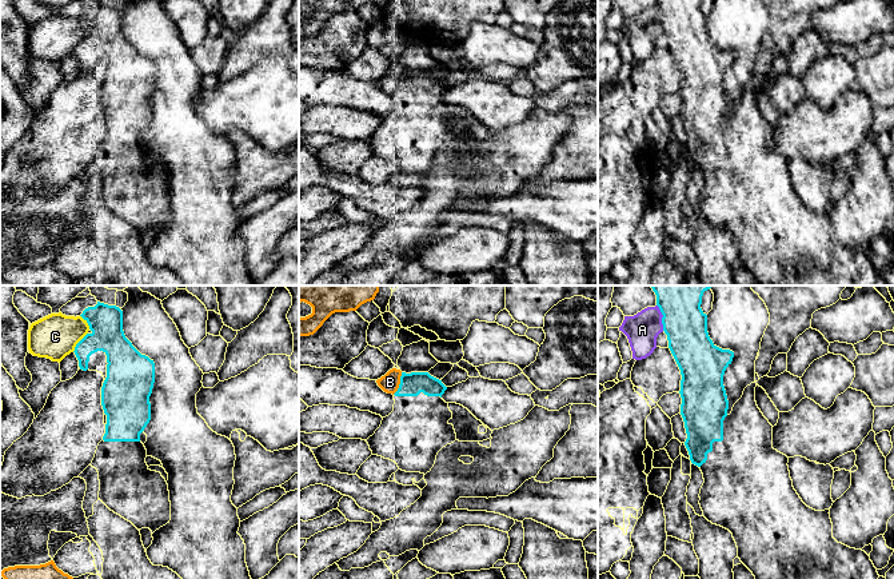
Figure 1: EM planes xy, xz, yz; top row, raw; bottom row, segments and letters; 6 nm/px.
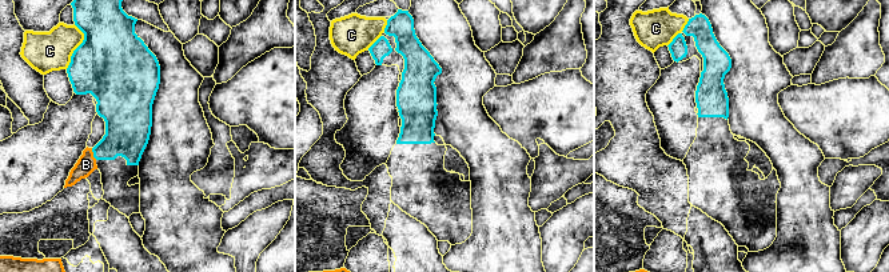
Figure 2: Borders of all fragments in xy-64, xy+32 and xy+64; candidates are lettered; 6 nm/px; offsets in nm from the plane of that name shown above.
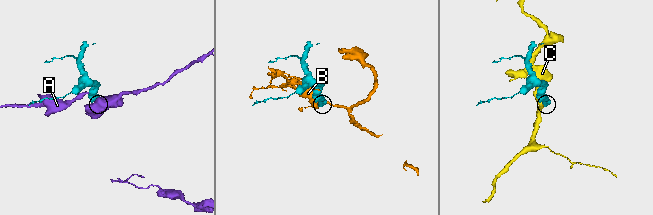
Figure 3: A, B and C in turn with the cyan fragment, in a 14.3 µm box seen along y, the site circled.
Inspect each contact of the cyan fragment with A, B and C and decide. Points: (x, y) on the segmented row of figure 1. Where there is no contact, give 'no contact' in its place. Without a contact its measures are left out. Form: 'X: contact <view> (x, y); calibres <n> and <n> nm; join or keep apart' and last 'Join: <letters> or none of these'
A: contact yz (662, 318); calibres 300 and 200 nm; keep apart
B: contact xz (400, 383); calibres 140 and 110 nm; keep apart
C: contact xy (79, 342); calibres 200 and 260 nm; keep apart
Join: none of these

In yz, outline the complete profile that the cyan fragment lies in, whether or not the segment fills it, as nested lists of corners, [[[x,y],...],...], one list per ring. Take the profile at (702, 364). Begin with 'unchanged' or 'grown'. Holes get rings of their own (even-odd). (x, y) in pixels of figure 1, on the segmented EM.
grown; [[[650,285],[656,295],[656,306],[663,318],[663,331],[668,348],[681,370],[681,415],[687,439],[685,446],[690,460],[703,474],[705,483],[699,494],[703,516],[713,524],[733,534],[738,558],[755,579],[878,579],[879,575],[870,556],[862,551],[838,543],[833,538],[830,508],[815,511],[807,507],[793,487],[789,458],[773,448],[773,426],[763,416],[755,402],[757,382],[747,386],[742,398],[727,414],[729,400],[723,375],[731,364],[734,352],[717,347],[707,332],[707,315],[702,311],[703,292],[711,285]]]

